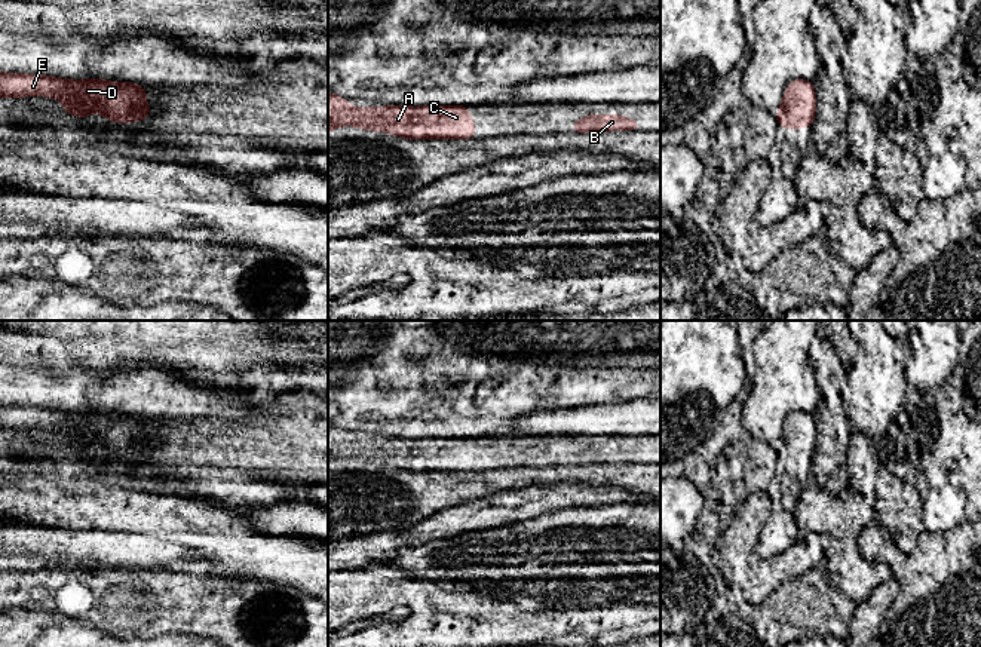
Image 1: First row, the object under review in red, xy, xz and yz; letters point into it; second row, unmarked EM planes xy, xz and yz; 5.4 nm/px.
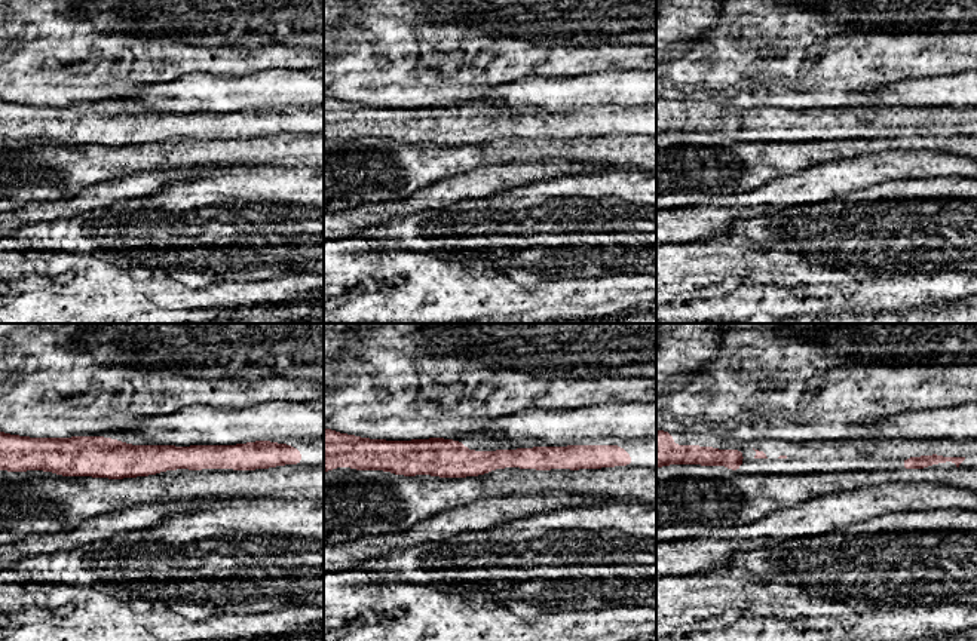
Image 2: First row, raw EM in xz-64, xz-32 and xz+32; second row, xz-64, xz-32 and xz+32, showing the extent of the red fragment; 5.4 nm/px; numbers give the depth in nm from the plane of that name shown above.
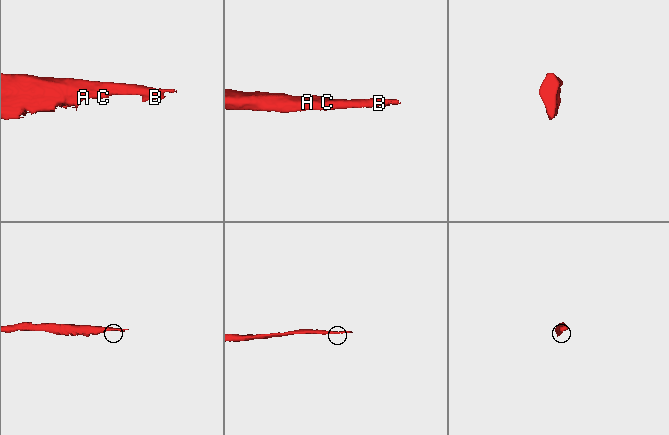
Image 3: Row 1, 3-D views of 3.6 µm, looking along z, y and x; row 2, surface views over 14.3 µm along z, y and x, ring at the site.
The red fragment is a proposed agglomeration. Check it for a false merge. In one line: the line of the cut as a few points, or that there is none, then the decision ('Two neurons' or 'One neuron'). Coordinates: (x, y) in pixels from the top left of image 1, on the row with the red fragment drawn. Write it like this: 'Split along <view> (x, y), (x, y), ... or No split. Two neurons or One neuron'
No split. One neuron

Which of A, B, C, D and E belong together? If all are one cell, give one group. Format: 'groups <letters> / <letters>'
groups A B C D E

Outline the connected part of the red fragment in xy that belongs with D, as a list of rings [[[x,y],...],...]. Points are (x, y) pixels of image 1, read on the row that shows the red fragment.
[[[0,71],[0,98],[30,95],[58,98],[64,111],[77,119],[85,119],[91,113],[105,116],[113,123],[151,117],[142,85]]]

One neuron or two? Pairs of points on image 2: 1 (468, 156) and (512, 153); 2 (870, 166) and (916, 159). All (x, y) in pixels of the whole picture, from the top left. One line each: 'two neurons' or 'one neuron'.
1: one neuron
2: one neuron

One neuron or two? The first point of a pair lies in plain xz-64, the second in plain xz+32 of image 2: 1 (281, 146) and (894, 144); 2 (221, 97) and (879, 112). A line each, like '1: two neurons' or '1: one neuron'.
1: one neuron
2: two neurons

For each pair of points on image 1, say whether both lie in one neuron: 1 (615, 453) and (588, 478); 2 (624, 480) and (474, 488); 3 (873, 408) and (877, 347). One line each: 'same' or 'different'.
1: different
2: same
3: same

